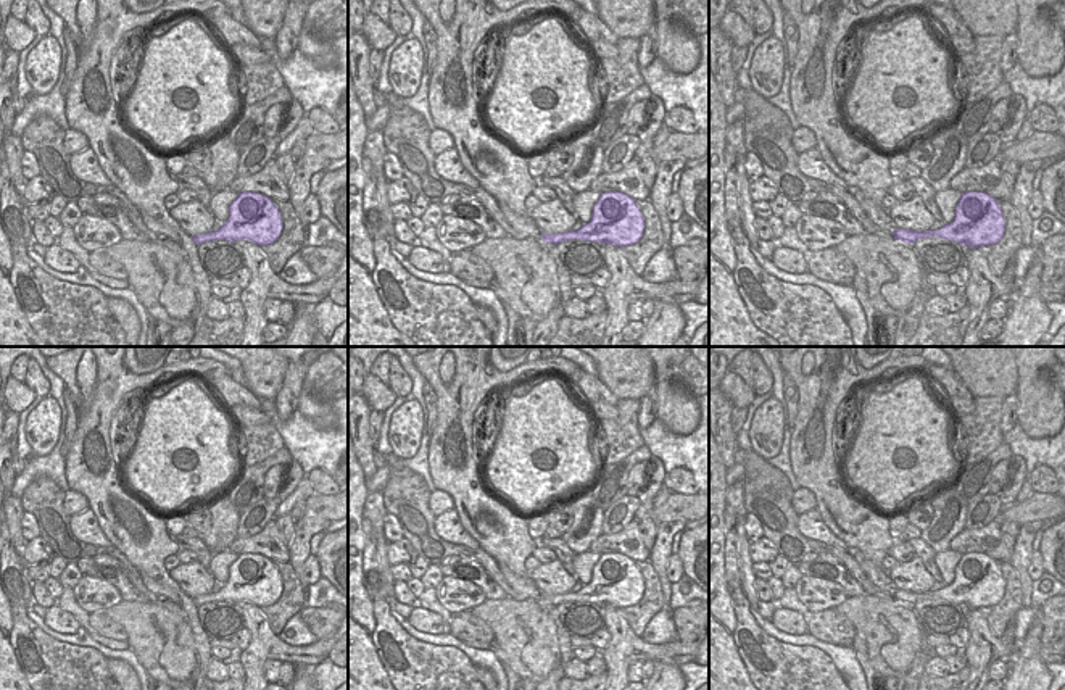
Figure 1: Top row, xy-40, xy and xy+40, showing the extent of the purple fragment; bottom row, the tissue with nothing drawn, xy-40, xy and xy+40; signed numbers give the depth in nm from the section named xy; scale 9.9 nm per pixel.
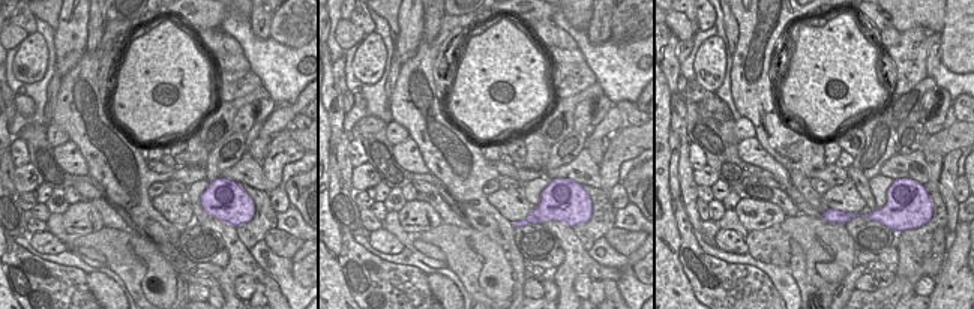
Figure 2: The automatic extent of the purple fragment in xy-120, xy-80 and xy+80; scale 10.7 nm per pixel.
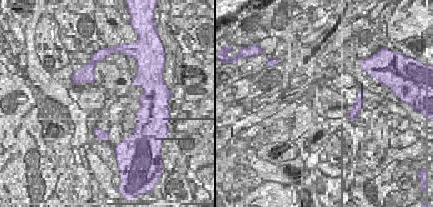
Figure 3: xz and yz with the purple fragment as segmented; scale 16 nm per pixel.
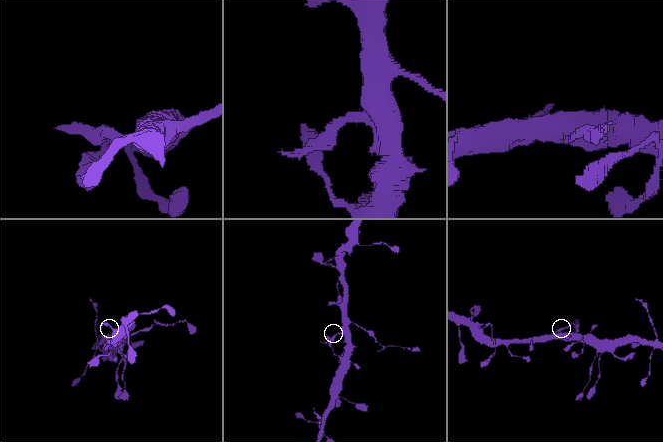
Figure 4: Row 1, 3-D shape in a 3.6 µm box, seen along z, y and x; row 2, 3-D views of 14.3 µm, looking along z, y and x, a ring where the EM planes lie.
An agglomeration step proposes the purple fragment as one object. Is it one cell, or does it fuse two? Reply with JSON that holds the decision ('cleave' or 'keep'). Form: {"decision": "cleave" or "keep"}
{"decision": "keep"}

